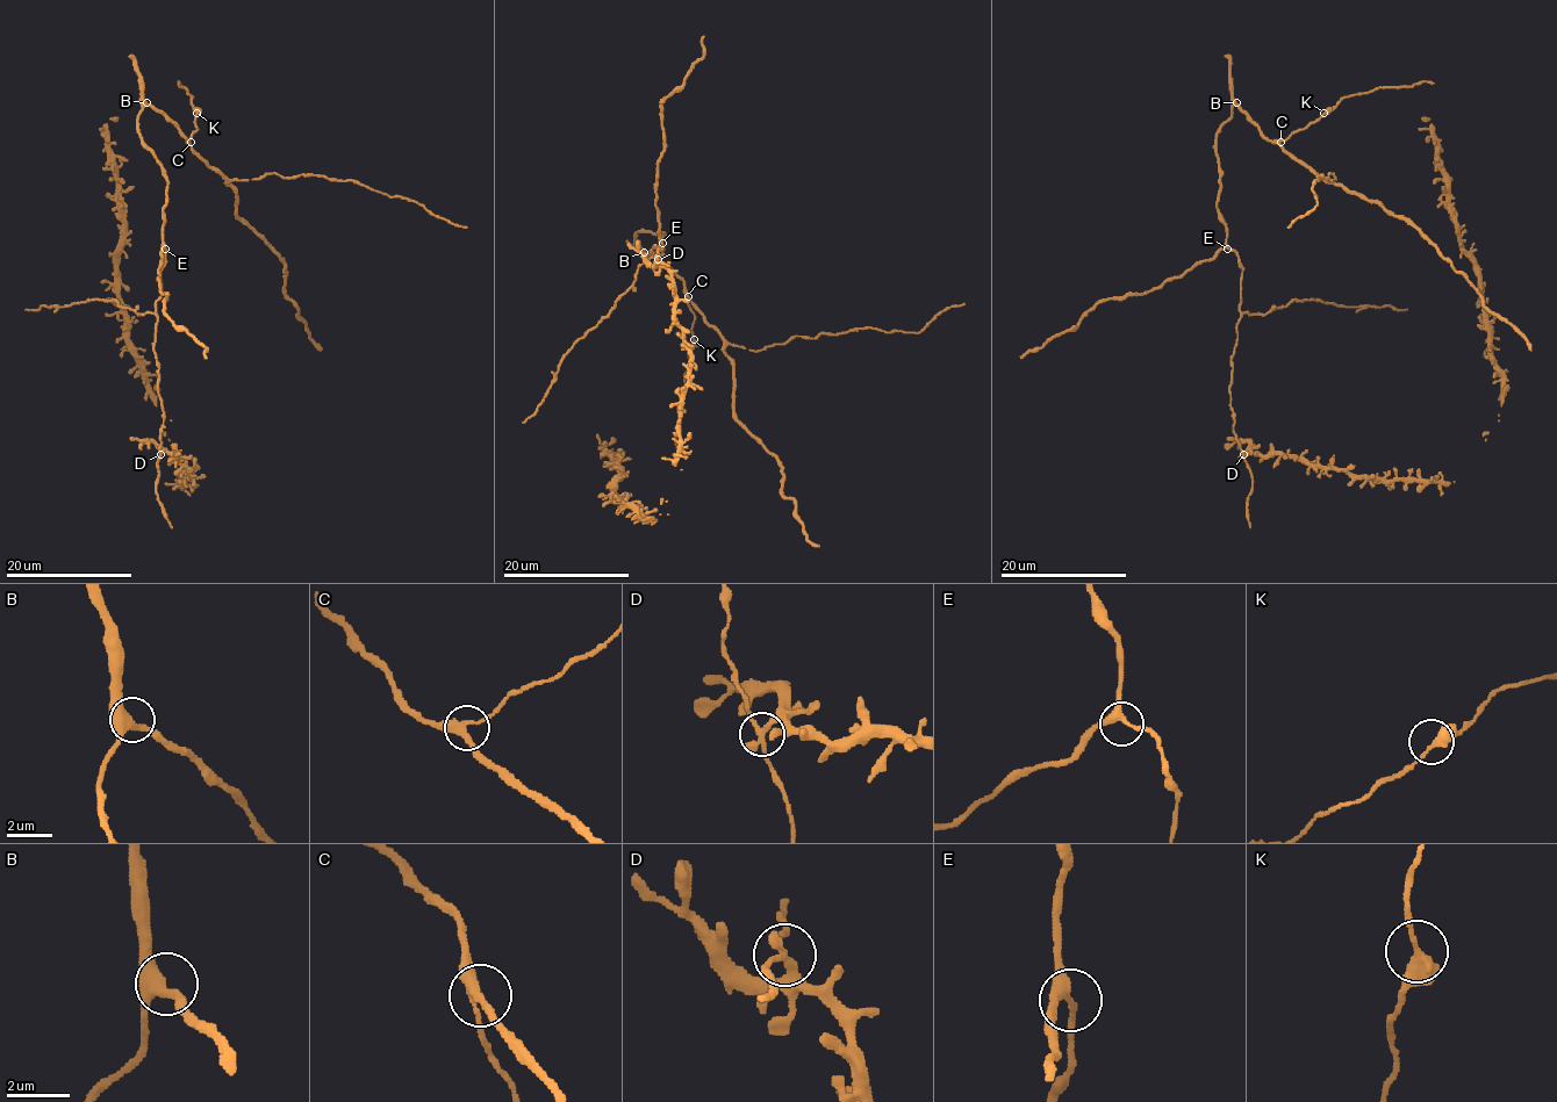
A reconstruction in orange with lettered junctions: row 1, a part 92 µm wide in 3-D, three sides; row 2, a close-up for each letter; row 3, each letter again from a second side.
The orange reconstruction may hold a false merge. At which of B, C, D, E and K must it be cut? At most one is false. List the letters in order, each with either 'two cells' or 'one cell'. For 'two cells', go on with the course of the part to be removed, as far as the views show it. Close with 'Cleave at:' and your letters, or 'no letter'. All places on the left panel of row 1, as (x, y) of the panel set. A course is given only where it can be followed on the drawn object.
B: one cell
C: one cell
D: two cells
E: one cell
K: one cell
Cleave at: D

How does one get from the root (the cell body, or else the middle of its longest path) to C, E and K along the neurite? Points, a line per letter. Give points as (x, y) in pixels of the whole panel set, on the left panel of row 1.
C: (138, 132), (138, 113), (144, 106), (153, 106), (191, 142)
E: (138, 132), (166, 180), (165, 249)
K: (138, 132), (138, 113), (144, 106), (153, 106), (188, 141), (196, 129), (196, 113)

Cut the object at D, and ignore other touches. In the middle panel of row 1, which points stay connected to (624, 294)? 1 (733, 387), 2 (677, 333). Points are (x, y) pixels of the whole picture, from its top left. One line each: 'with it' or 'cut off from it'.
1: with it
2: cut off from it

